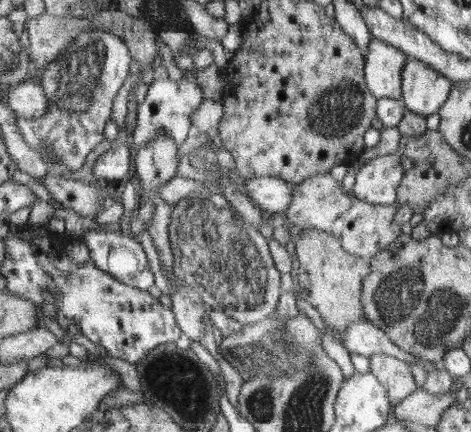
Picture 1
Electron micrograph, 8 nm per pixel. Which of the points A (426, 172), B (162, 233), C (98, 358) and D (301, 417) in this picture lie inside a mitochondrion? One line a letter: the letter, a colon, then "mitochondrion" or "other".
A: other
B: mitochondrion
C: other
D: mitochondrion

